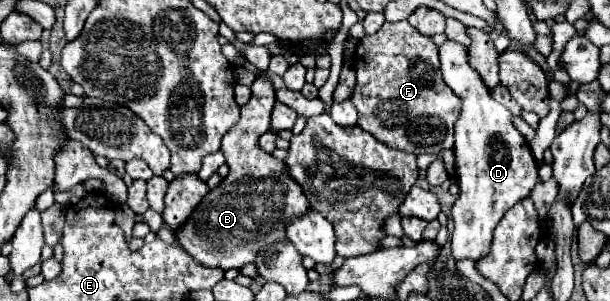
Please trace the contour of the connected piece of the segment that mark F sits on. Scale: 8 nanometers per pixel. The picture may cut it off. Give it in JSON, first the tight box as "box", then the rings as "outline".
{"box":[351,20,461,154],"outline":[[[407,20],[385,22],[375,34],[359,40],[355,56],[357,86],[351,96],[353,106],[359,112],[359,126],[369,134],[375,134],[381,142],[397,150],[413,154],[439,154],[445,148],[453,148],[453,124],[461,112],[461,100],[445,86],[439,70],[439,50],[431,38],[419,34]]]}

